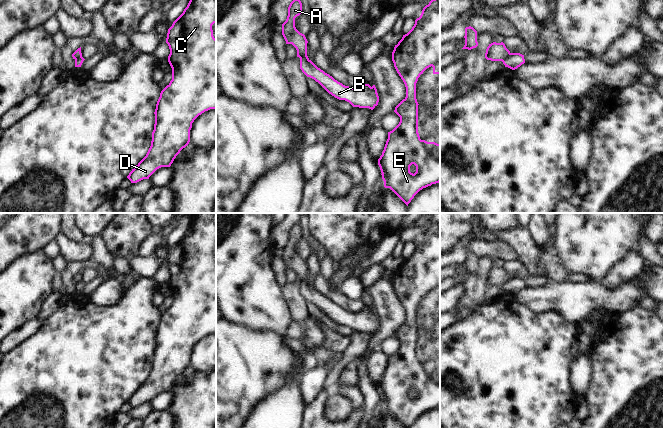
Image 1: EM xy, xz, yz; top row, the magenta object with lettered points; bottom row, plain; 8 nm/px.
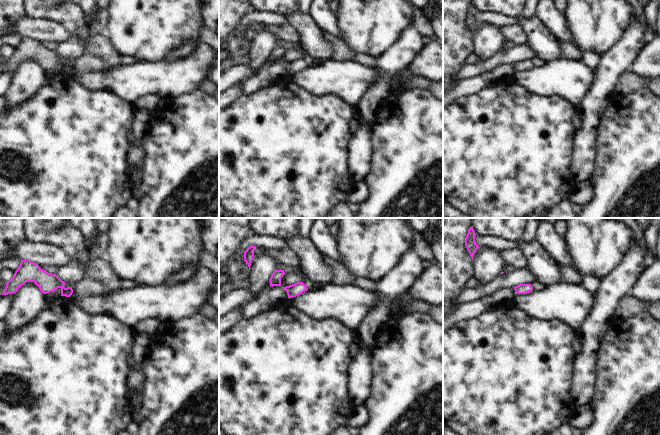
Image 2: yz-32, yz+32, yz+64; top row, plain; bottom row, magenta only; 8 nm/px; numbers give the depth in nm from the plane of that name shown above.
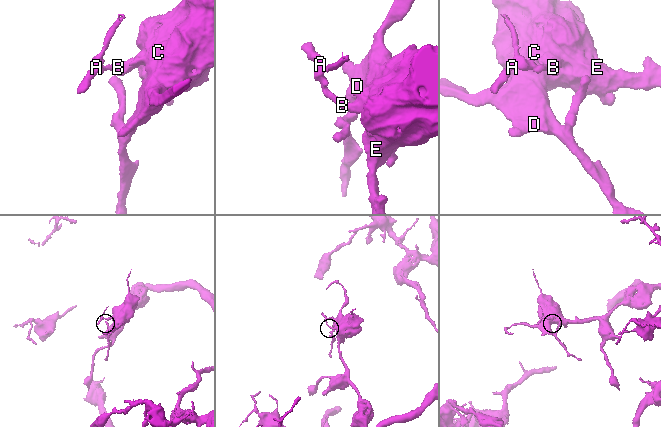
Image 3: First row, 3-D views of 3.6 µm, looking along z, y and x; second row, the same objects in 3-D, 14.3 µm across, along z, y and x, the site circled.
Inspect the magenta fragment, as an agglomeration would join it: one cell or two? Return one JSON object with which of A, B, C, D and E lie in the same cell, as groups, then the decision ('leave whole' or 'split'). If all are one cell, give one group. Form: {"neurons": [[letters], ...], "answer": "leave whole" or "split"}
{"neurons": [["A"], ["B", "C", "D", "E"]], "answer": "split"}

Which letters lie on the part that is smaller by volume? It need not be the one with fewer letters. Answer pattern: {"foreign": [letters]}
{"foreign": ["A"]}

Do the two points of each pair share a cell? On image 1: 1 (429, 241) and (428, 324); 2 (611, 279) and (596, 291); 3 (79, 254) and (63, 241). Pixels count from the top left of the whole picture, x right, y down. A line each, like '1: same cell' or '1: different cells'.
1: same cell
2: different cells
3: same cell

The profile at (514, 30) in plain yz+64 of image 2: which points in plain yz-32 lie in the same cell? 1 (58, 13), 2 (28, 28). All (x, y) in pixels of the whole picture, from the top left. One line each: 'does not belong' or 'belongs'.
1: does not belong
2: belongs

